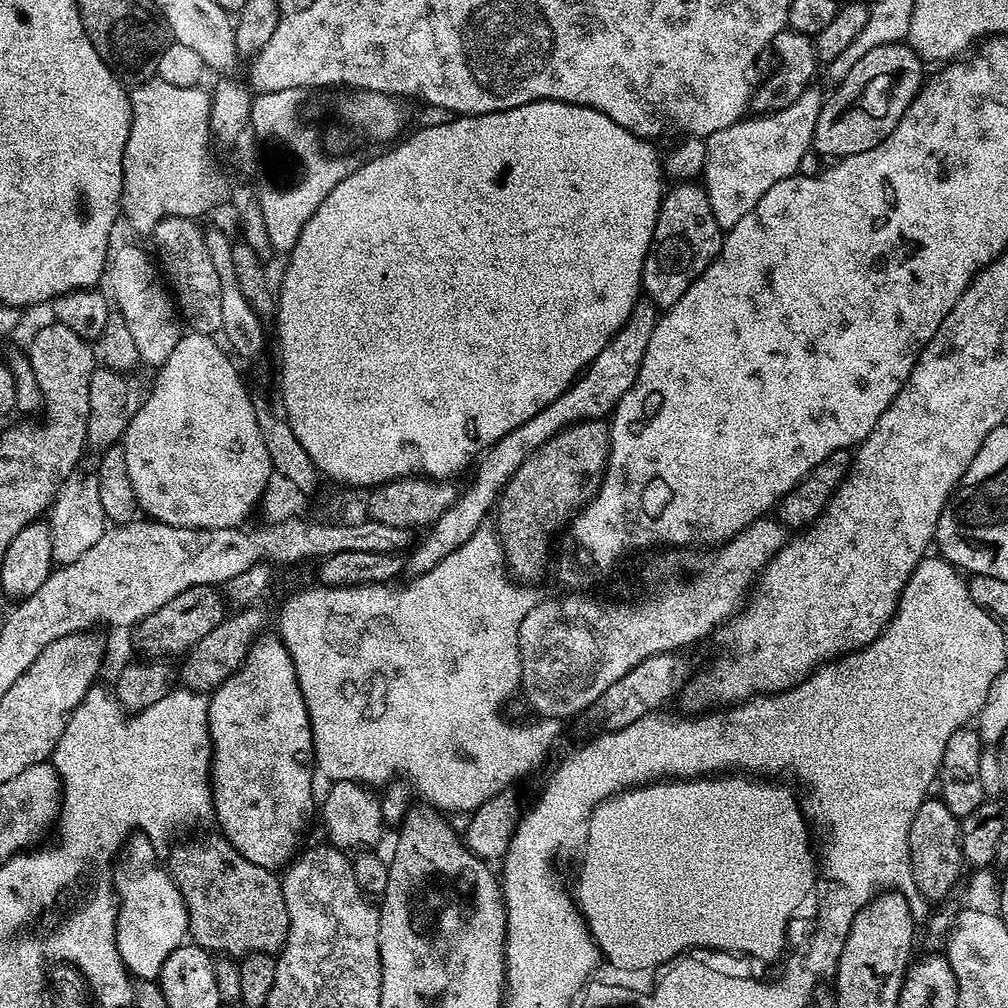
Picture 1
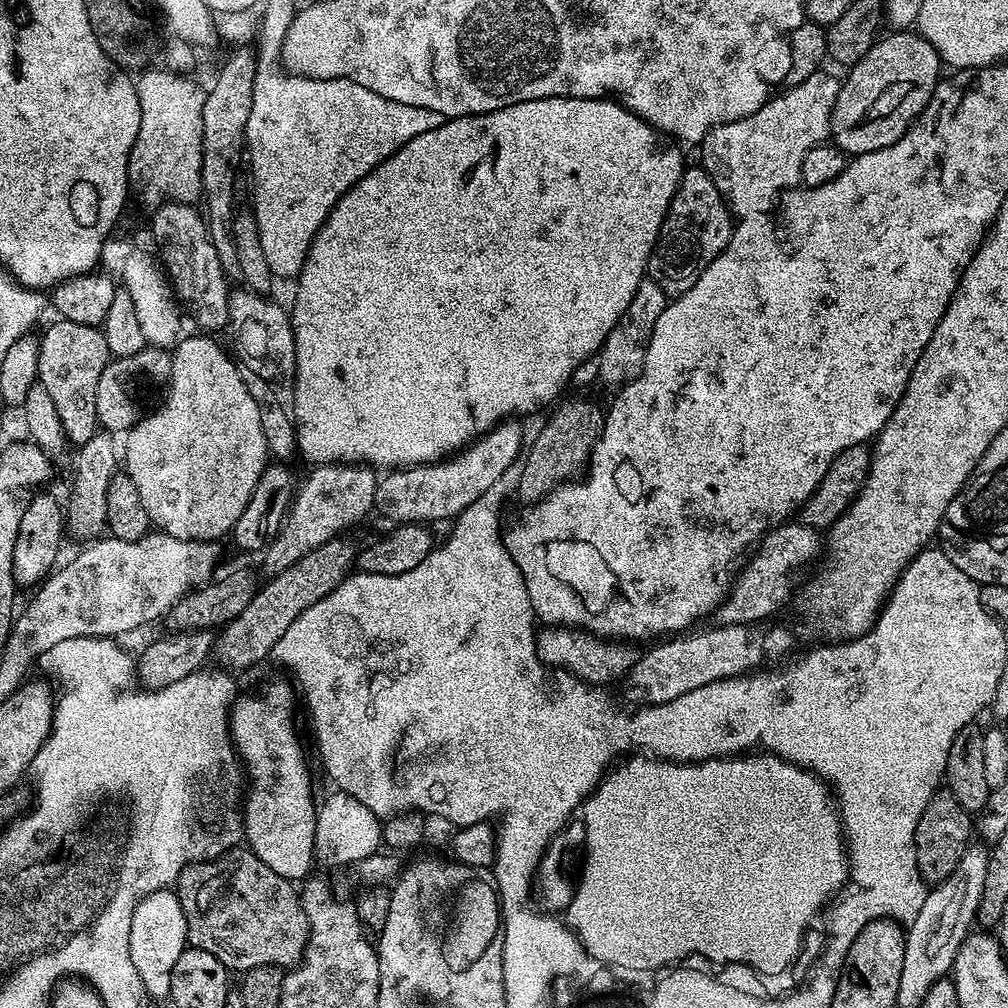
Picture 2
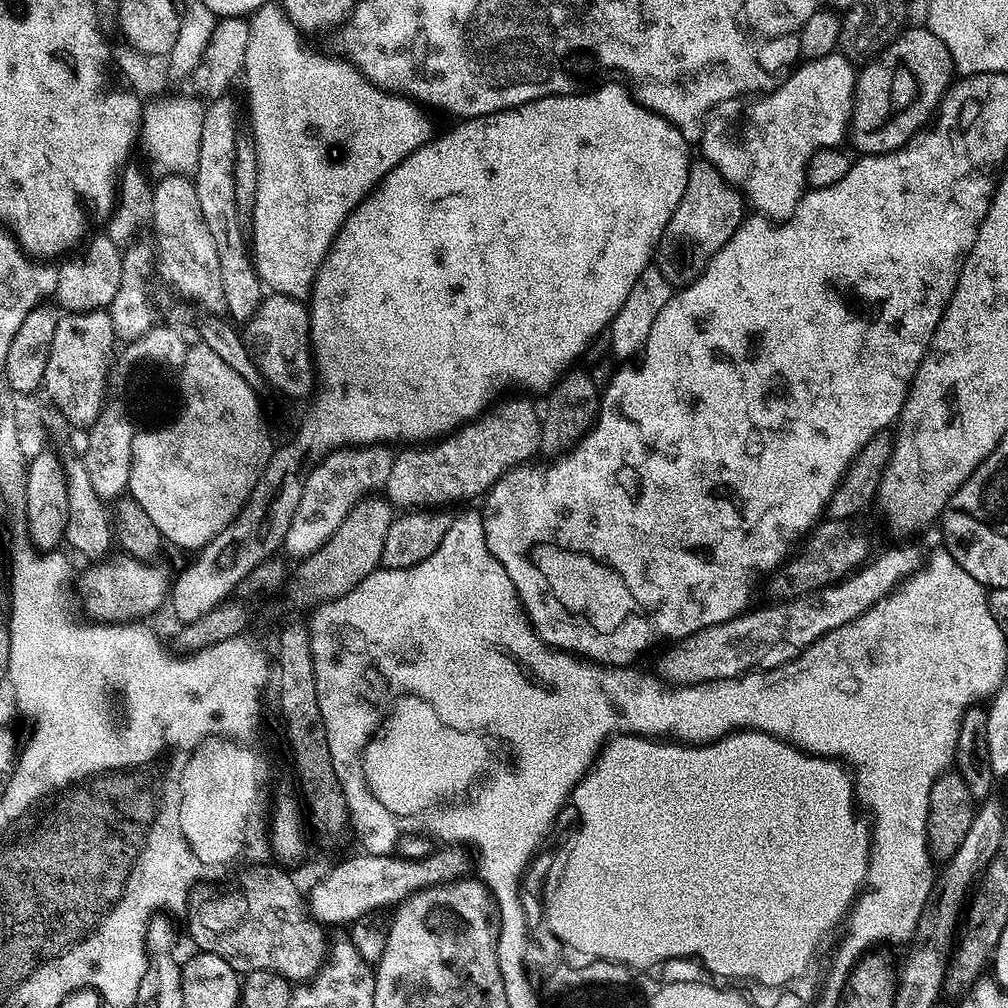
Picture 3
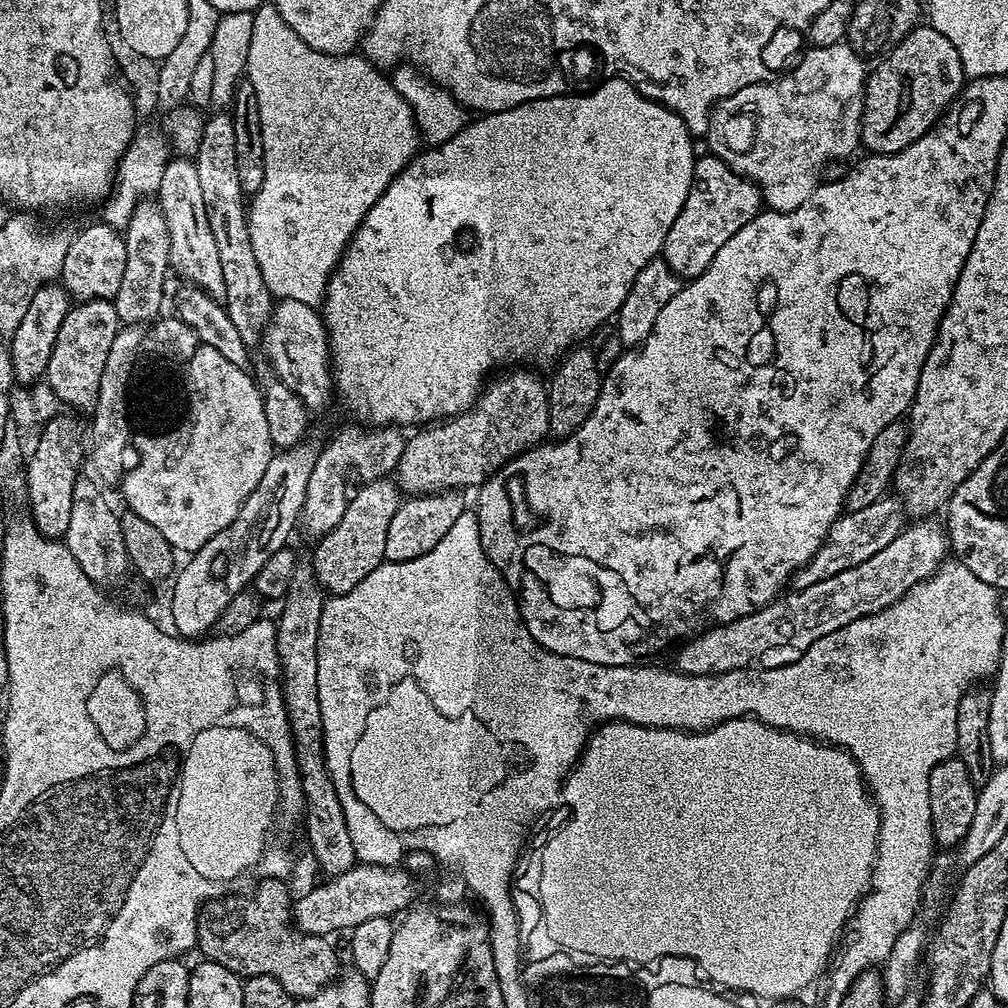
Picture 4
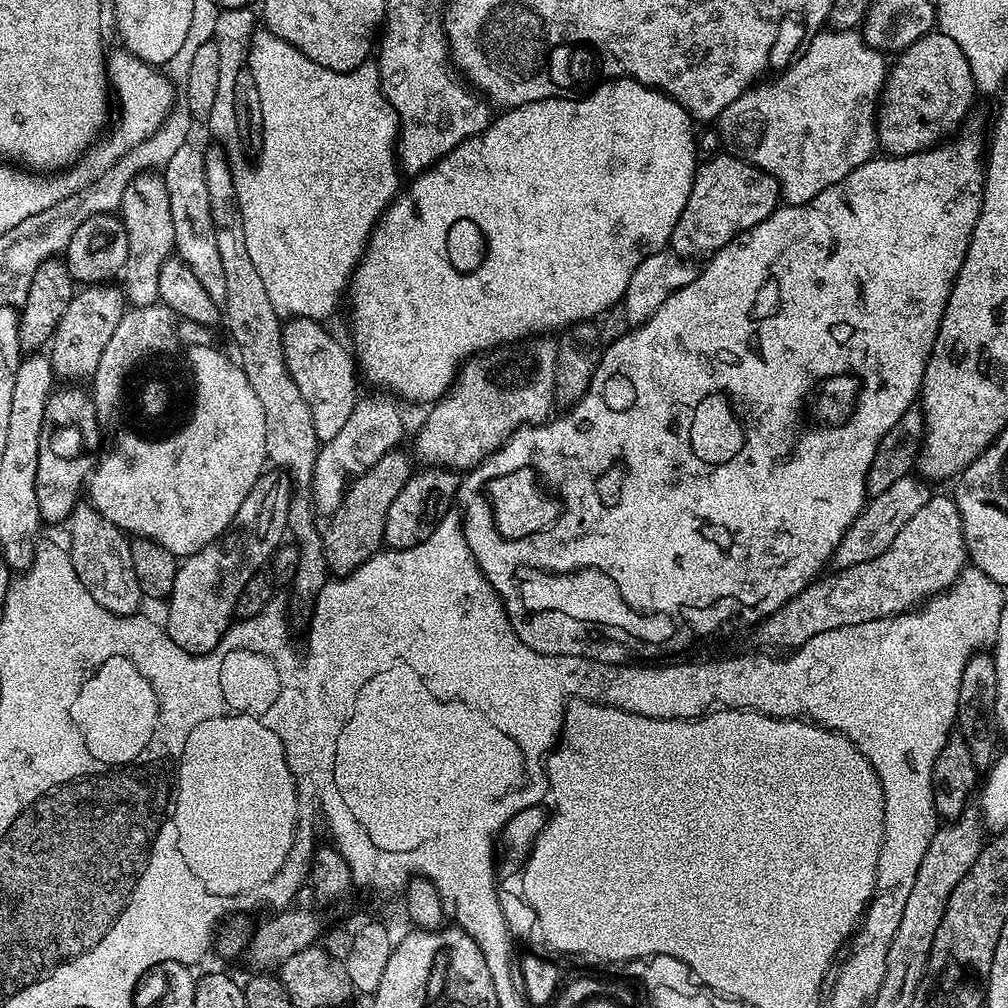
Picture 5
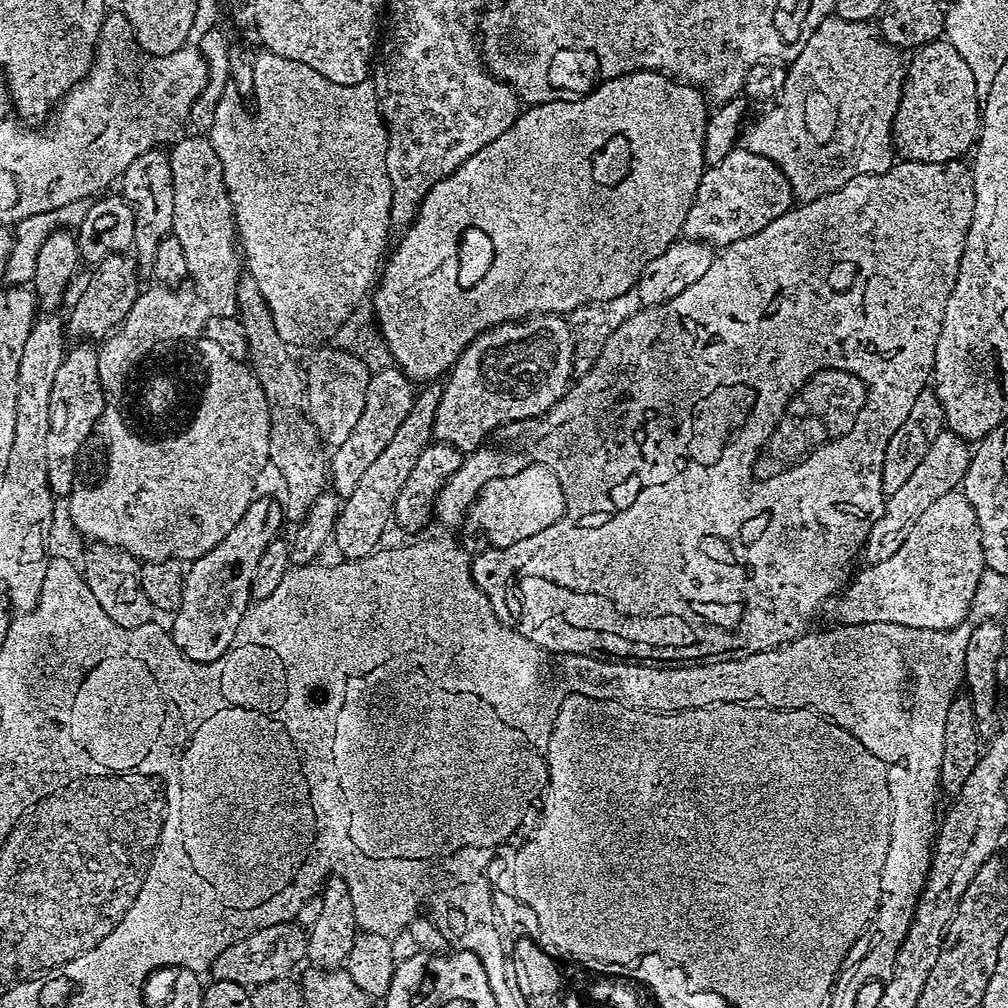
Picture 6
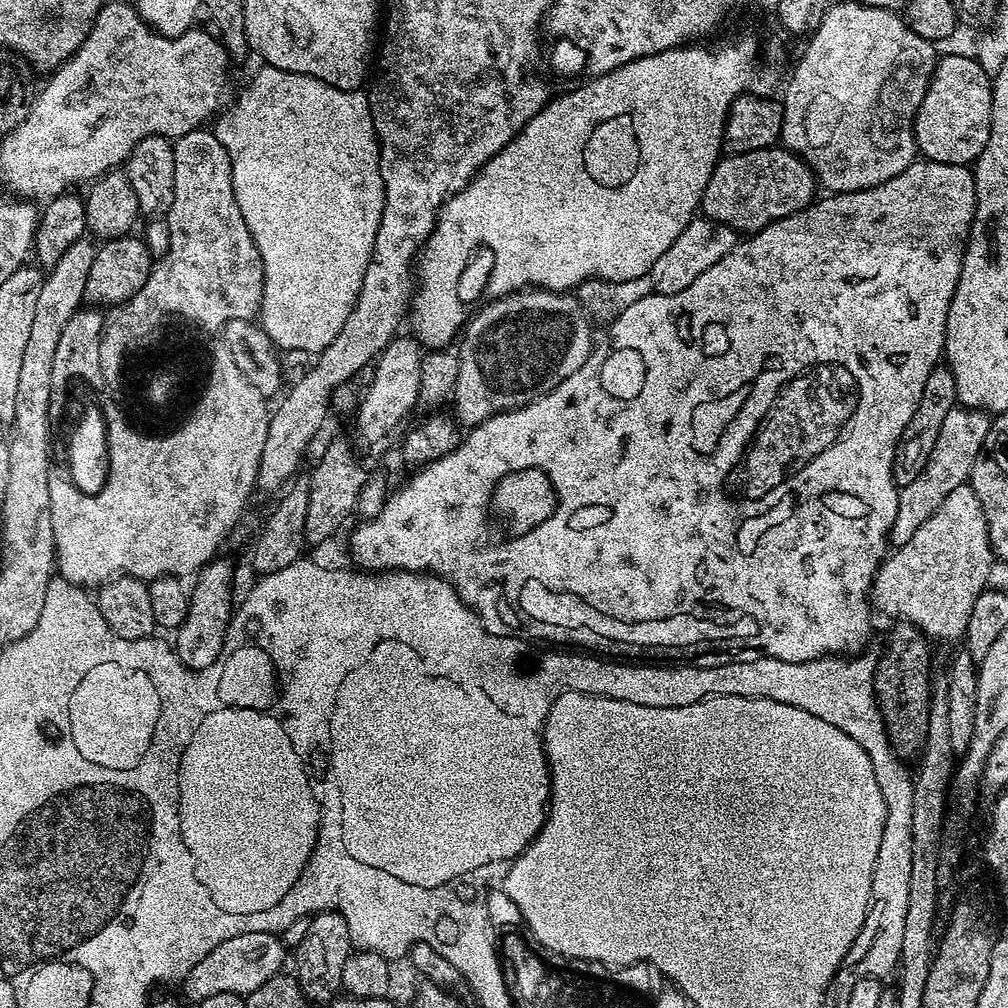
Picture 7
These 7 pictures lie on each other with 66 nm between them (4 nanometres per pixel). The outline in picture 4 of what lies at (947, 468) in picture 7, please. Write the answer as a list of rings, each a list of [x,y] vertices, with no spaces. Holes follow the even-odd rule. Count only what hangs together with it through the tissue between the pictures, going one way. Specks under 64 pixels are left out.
[[[892,494],[881,496],[873,504],[866,506],[866,510],[845,511],[832,523],[830,530],[824,535],[822,546],[818,546],[818,550],[810,558],[810,562],[795,572],[790,581],[791,587],[797,589],[814,586],[814,582],[834,578],[834,574],[842,574],[842,570],[862,566],[862,562],[874,558],[874,554],[878,554],[878,550],[890,546],[890,542],[894,542],[894,538],[900,535],[905,524],[904,505]]]

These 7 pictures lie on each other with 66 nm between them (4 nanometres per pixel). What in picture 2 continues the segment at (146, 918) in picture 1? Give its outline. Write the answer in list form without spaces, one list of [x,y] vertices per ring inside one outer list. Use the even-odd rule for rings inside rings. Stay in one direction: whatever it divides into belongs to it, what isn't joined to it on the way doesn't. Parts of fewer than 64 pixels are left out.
[[[159,888],[157,892],[142,897],[134,910],[134,918],[130,918],[130,958],[149,997],[164,1001],[169,999],[174,962],[178,962],[187,944],[186,918],[175,891]]]

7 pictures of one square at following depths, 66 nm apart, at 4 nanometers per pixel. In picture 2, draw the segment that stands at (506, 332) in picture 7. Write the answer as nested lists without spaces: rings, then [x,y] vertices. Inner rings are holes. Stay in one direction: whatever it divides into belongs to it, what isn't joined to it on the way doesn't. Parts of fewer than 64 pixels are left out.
[[[505,419],[491,432],[485,432],[466,448],[434,464],[416,464],[412,468],[397,468],[381,475],[376,482],[376,503],[381,514],[396,520],[397,525],[435,525],[435,520],[448,520],[460,515],[506,471],[506,466],[517,463],[526,444],[524,432],[517,421]],[[521,447],[521,448],[520,448]]]

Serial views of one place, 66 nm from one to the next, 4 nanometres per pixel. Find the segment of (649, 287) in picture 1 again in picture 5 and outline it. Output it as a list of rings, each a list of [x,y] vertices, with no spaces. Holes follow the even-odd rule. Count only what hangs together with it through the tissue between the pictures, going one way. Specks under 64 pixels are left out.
[[[731,154],[712,156],[701,163],[690,186],[690,198],[672,231],[671,251],[677,256],[697,258],[711,257],[712,253],[726,246],[735,236],[758,226],[781,203],[780,184],[770,174],[753,164]]]

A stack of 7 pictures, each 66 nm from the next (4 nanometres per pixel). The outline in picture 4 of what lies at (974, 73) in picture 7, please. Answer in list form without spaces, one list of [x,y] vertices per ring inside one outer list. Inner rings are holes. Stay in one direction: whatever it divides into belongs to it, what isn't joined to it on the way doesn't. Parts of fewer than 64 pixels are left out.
[[[918,26],[910,34],[906,34],[897,44],[892,45],[884,58],[873,72],[871,69],[867,73],[864,82],[864,113],[860,119],[861,145],[865,149],[868,147],[867,151],[877,156],[889,156],[918,142],[918,138],[929,132],[941,115],[948,111],[949,104],[955,100],[966,83],[958,50],[954,50],[950,38],[938,34],[938,30],[930,26]]]

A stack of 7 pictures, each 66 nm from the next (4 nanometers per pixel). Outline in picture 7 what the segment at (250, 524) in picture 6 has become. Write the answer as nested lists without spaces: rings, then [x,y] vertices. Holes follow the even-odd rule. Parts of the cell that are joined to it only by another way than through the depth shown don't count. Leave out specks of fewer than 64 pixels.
[[[213,558],[200,569],[195,577],[196,585],[190,588],[188,596],[188,613],[175,629],[174,647],[178,658],[194,672],[201,672],[218,658],[224,649],[224,639],[228,633],[228,624],[232,621],[234,600],[232,604],[232,564],[228,560]]]

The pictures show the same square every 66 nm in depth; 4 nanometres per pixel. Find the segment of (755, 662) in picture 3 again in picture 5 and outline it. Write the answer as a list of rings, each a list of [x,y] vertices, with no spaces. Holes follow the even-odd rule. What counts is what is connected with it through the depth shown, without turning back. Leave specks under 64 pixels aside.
[[[929,495],[922,510],[918,510],[918,514],[914,514],[914,518],[910,518],[910,522],[902,526],[902,530],[898,530],[898,538],[890,542],[885,552],[878,554],[878,558],[870,562],[833,571],[833,576],[825,575],[809,584],[786,606],[782,606],[773,616],[758,625],[760,640],[772,648],[795,650],[810,642],[810,638],[826,634],[826,630],[838,630],[838,626],[854,626],[858,622],[874,622],[884,620],[887,616],[901,616],[903,612],[911,612],[939,592],[951,588],[968,563],[968,547],[964,541],[962,518],[958,514],[955,499],[951,495]]]

